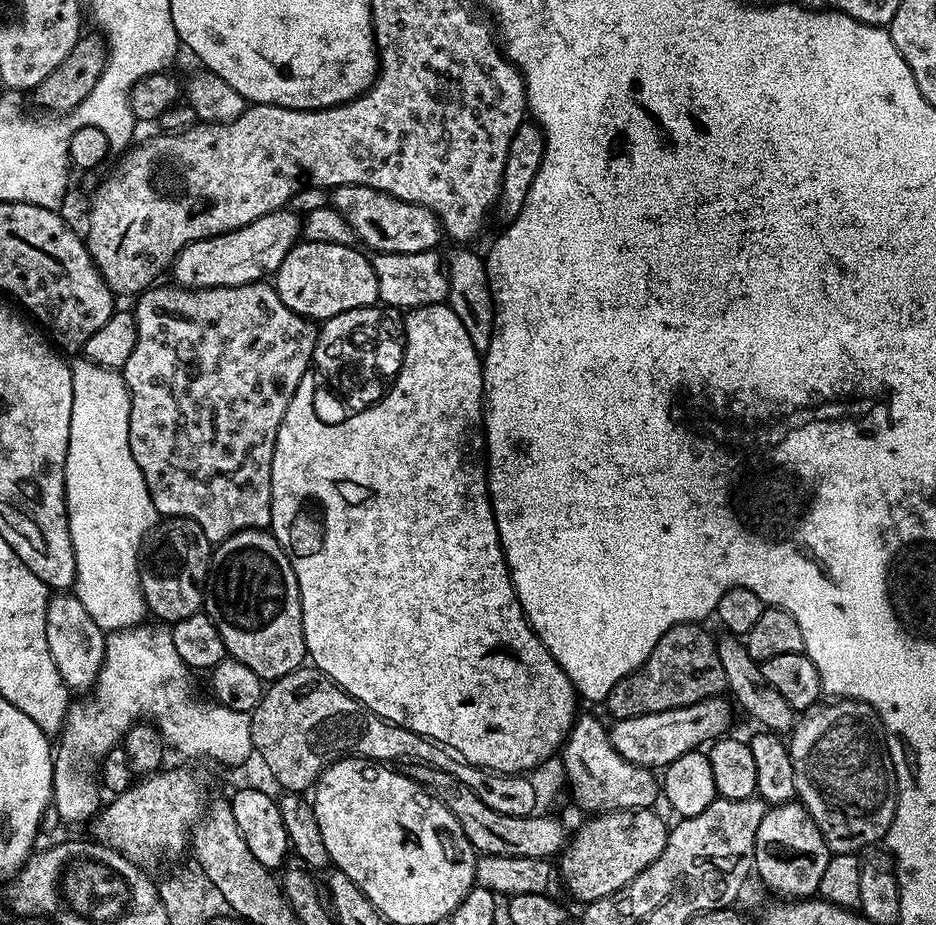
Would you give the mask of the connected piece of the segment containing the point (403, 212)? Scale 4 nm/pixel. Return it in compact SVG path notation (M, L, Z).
M342 184L330 192L330 204L338 214L342 214L345 222L352 227L352 235L365 249L372 248L373 253L389 252L390 254L417 254L419 251L433 251L435 245L442 240L440 220L426 206L418 206L414 202L402 202L385 192L374 190L361 184Z

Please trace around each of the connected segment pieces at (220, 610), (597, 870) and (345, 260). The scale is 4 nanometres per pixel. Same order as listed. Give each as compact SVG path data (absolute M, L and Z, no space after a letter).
M251 528L211 549L206 615L218 626L225 653L242 666L250 666L261 681L282 678L305 663L298 578L271 531Z
M652 808L593 815L574 832L564 851L559 853L559 879L560 876L564 879L570 895L583 902L613 896L622 890L622 886L638 878L638 874L642 874L642 870L646 870L662 850L666 850L669 827L669 821L657 815Z
M304 240L288 251L282 266L274 273L276 293L298 315L323 322L350 310L373 307L379 301L378 278L371 259L352 244L331 244Z

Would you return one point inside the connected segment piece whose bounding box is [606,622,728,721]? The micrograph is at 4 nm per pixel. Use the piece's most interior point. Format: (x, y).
(684, 667)

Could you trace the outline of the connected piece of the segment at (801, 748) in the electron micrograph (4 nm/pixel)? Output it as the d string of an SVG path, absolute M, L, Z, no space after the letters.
M836 698L828 703L832 704L809 711L790 732L788 753L794 762L796 800L822 830L829 853L860 854L887 837L896 809L896 771L878 713L861 700Z

